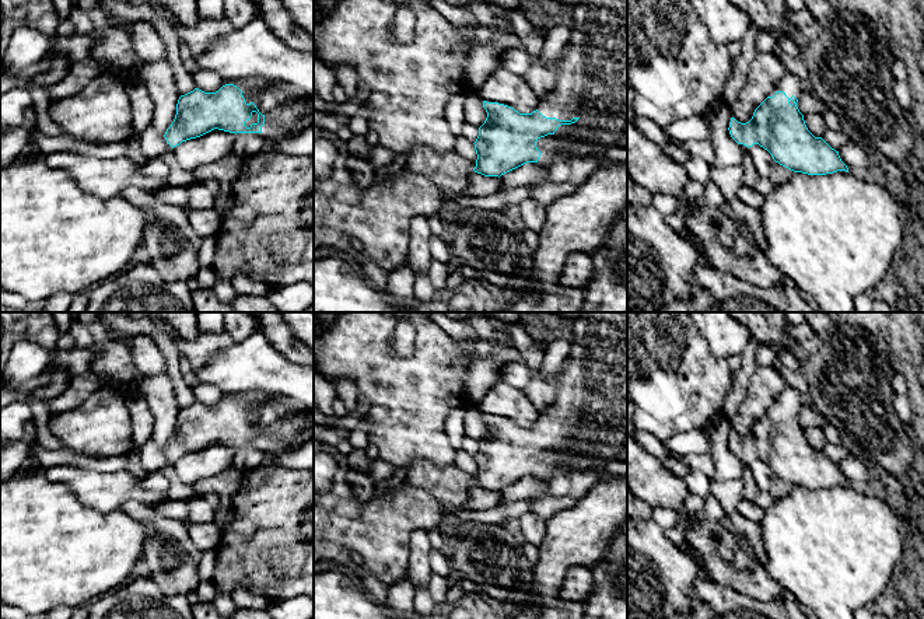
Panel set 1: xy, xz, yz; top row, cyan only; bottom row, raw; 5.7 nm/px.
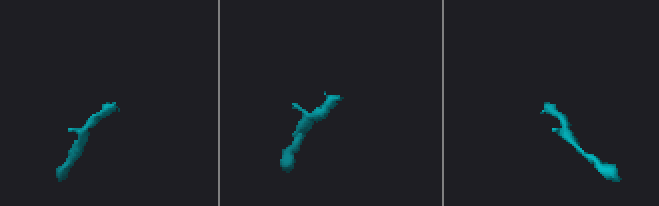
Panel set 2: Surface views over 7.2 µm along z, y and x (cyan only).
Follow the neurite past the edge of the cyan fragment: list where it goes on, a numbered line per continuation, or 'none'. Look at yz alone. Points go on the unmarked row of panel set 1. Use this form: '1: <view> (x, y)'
1: yz (788, 397)

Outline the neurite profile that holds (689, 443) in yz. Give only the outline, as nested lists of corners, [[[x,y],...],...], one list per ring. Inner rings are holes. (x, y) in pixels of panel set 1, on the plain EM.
[[[703,429],[673,434],[662,444],[668,451],[680,455],[708,454],[711,447],[710,437]]]

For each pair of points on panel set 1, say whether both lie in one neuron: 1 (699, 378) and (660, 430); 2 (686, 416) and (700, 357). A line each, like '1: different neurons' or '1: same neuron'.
1: same neuron
2: same neuron

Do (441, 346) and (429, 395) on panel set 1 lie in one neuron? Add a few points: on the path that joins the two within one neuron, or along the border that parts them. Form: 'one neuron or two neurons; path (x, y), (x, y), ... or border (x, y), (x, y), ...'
one neuron; path (437, 359), (437, 369), (431, 383)

